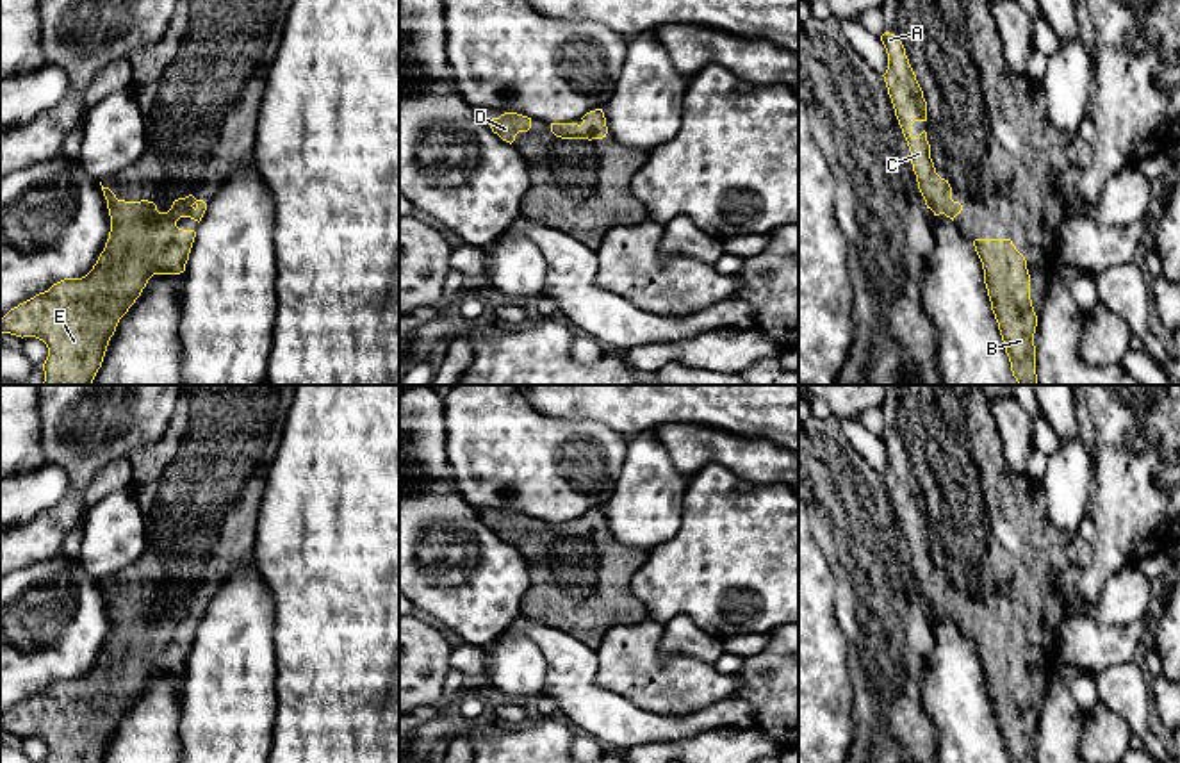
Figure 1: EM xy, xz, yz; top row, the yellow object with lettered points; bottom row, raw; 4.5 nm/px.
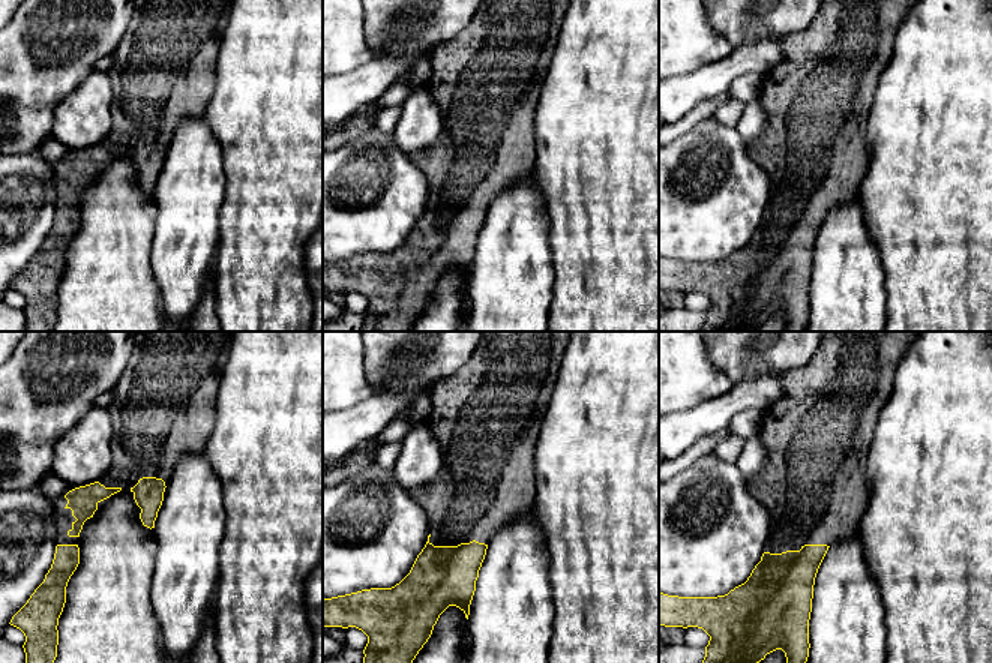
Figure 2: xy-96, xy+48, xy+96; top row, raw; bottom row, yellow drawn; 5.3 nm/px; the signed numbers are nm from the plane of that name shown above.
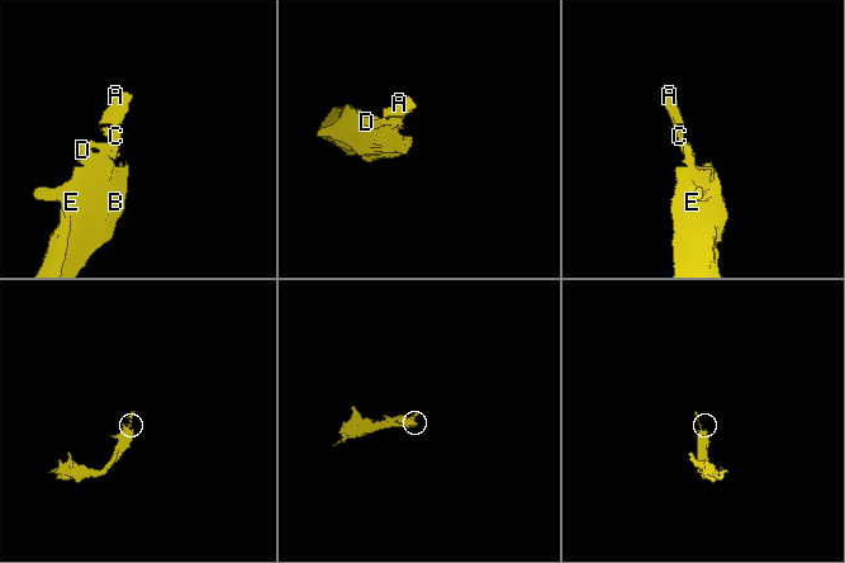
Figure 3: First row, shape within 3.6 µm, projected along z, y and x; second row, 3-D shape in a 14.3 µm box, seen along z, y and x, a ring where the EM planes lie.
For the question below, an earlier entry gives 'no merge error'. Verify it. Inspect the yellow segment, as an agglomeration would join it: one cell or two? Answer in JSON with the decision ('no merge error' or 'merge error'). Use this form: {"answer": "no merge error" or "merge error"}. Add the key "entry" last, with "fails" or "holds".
{"answer": "no merge error", "entry": "holds"}

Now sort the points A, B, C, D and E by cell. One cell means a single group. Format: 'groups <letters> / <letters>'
groups A B C D E

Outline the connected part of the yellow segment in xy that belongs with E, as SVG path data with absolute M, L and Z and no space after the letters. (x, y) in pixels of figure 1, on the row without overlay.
M103 587L111 615L111 631L93 669L82 677L64 677L48 690L11 708L0 718L0 733L36 736L48 747L45 763L102 763L109 740L119 718L141 695L153 674L180 674L185 670L196 636L194 629L176 626L180 617L201 620L207 603L193 594L173 601L168 611L159 611L148 599L125 601Z

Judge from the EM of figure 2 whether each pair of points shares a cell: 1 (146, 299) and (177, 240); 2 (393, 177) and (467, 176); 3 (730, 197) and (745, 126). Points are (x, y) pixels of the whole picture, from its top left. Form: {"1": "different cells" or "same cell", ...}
{"1": "different cells", "2": "different cells", "3": "different cells"}

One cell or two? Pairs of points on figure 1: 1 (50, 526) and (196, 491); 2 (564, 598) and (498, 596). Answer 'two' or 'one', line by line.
1: two
2: two

